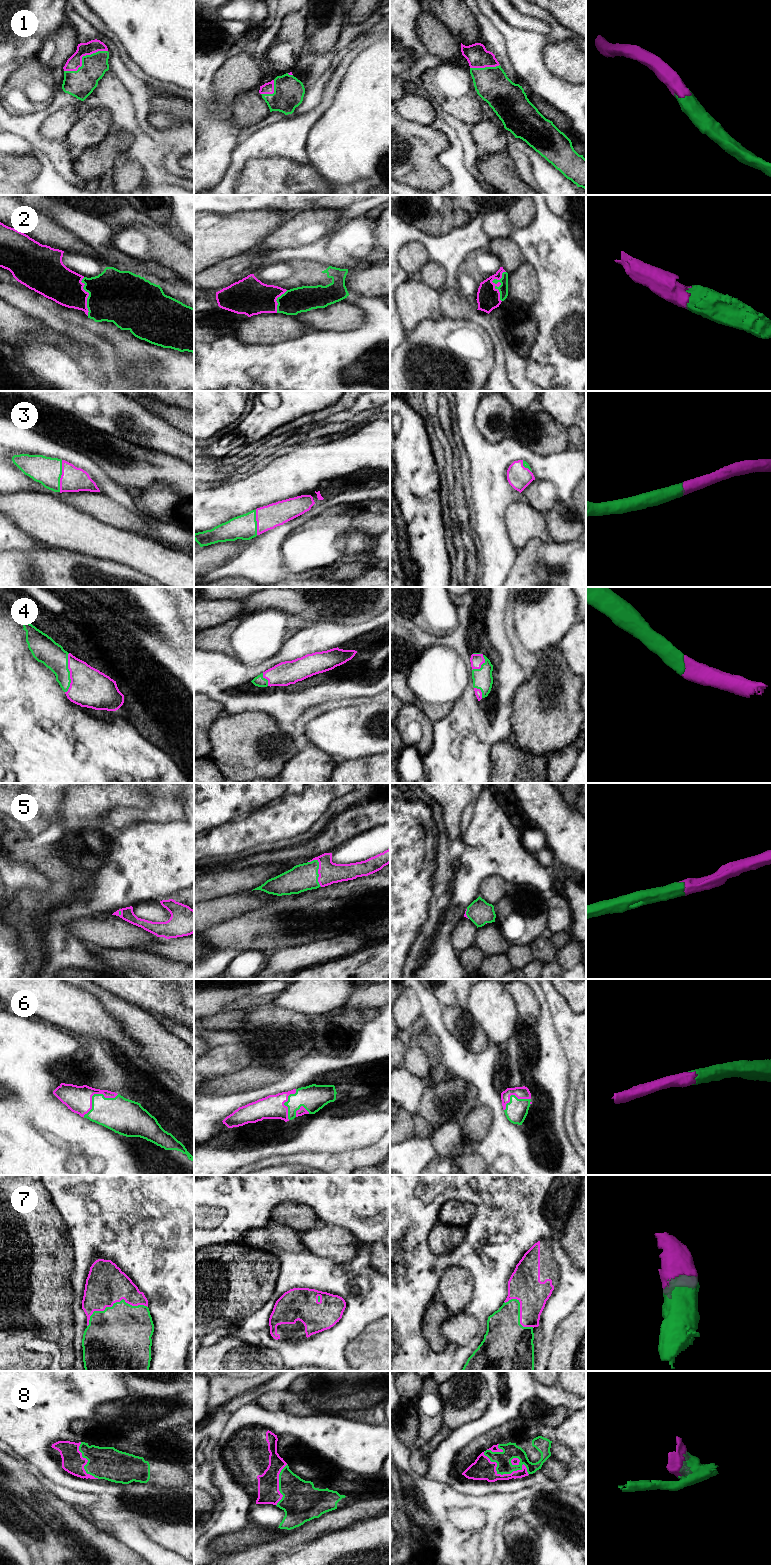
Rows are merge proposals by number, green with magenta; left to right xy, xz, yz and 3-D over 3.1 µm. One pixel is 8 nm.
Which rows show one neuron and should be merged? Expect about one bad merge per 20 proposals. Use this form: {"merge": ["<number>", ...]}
{"merge": ["1", "2", "3", "4", "5", "6", "7", "8"]}

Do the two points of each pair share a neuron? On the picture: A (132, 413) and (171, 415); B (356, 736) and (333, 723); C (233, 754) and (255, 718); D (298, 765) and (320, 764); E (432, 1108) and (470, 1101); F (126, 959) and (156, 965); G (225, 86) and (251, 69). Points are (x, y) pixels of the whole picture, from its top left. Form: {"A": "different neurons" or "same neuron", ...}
{"A": "different neurons", "B": "same neuron", "C": "same neuron", "D": "same neuron", "E": "same neuron", "F": "same neuron", "G": "same neuron"}

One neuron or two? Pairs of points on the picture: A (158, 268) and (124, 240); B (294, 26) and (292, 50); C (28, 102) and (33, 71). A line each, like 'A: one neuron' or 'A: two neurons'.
A: two neurons
B: one neuron
C: one neuron

